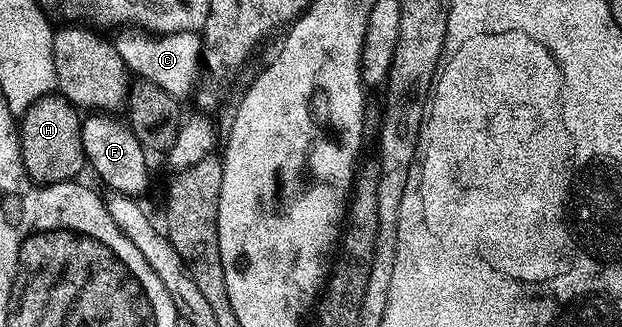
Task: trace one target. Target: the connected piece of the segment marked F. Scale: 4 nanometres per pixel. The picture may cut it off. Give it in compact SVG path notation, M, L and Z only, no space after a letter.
M88 114L80 121L80 138L82 140L82 150L84 159L89 169L96 171L96 176L108 188L113 188L113 193L121 196L139 197L140 192L148 188L148 160L146 149L138 142L138 138L132 133L131 128L123 119L115 120L112 114Z

